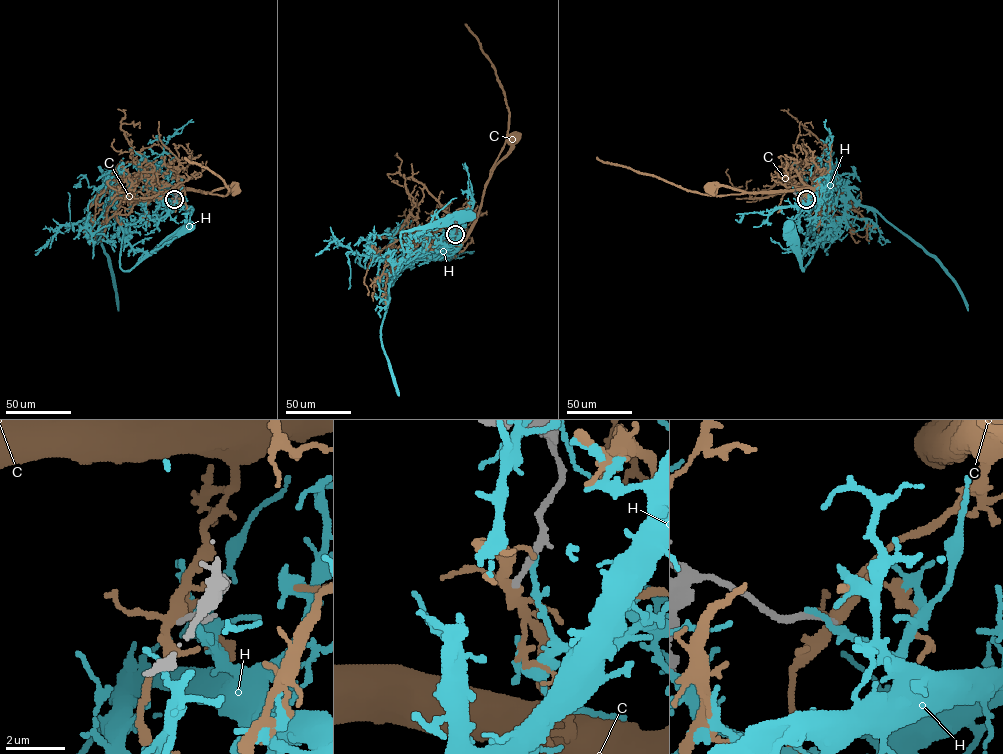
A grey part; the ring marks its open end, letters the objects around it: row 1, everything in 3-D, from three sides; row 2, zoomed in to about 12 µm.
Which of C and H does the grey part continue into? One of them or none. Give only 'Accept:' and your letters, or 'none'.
Accept: none

